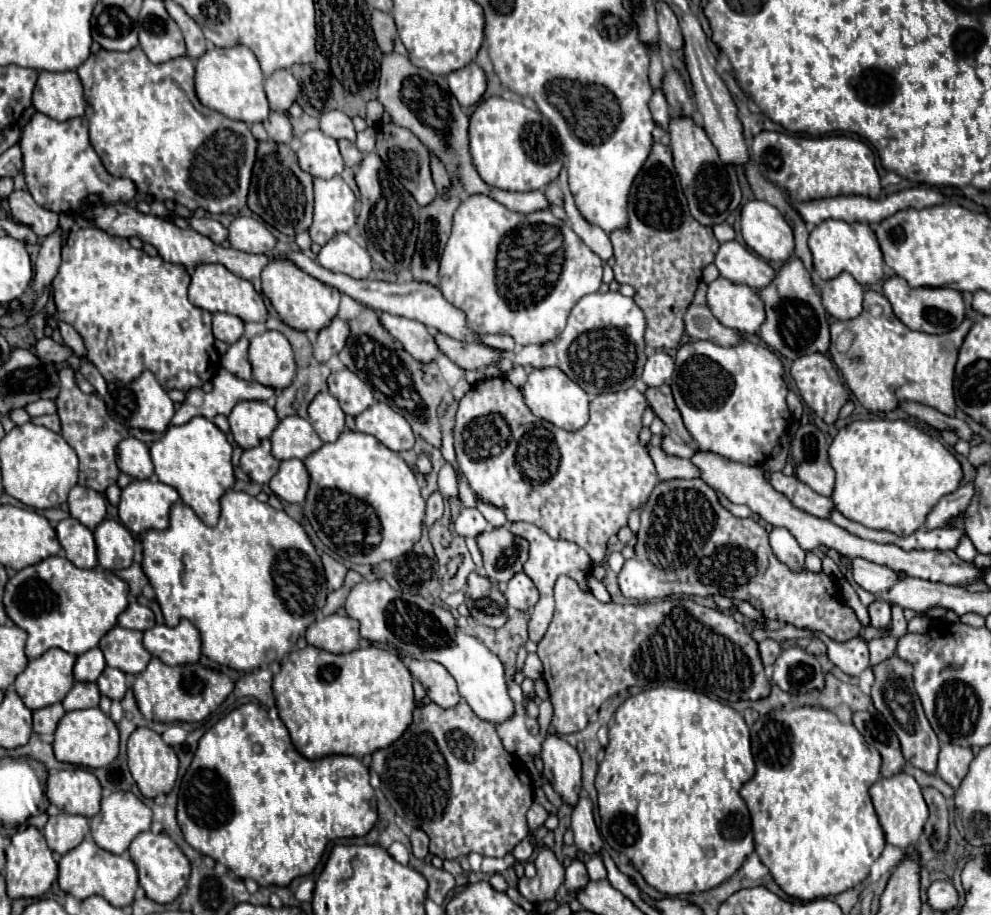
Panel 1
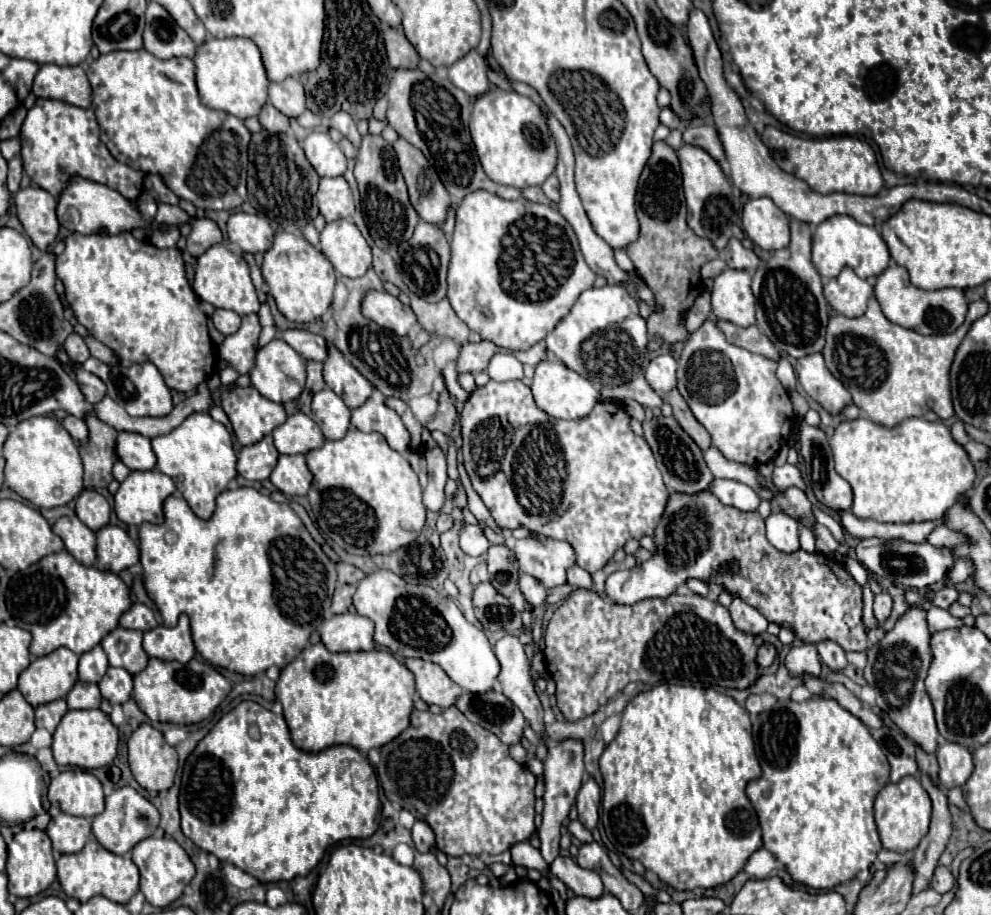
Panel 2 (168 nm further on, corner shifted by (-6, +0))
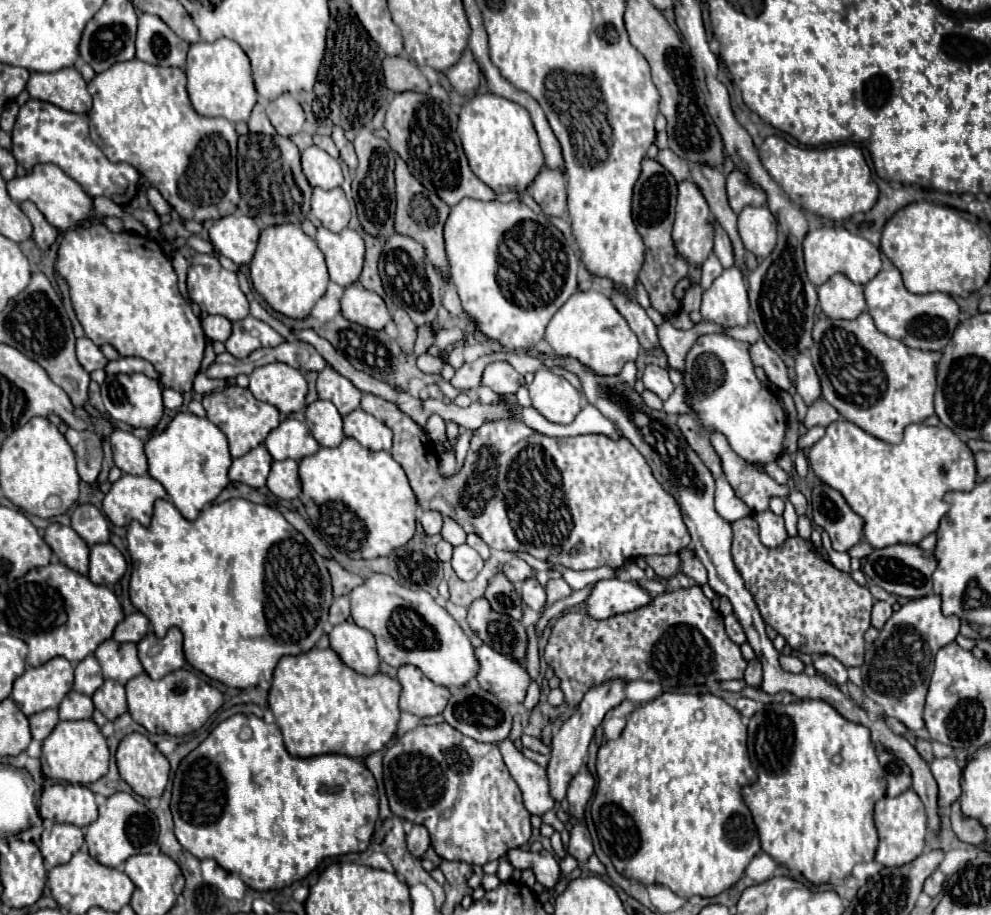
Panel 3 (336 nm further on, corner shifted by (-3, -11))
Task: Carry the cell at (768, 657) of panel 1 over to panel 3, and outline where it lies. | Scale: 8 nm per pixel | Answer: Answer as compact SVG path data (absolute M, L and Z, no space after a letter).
M751 660L749 662L749 666L747 666L747 670L745 670L745 682L749 684L749 686L753 686L753 688L757 688L759 684L761 684L761 676L763 672L761 672L761 662L759 660Z

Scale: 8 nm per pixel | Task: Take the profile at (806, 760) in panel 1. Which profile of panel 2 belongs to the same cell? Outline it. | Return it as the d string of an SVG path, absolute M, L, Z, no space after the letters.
M812 697L804 703L794 703L794 701L778 701L770 711L762 711L756 715L754 723L752 723L752 735L754 735L754 743L756 743L756 757L760 761L762 767L762 775L758 779L752 779L746 787L746 795L750 797L756 813L758 813L758 821L762 827L762 839L764 839L764 847L774 853L774 857L778 861L782 861L788 869L788 873L792 875L794 881L814 887L814 889L832 889L844 881L850 881L858 871L868 869L874 861L878 851L882 849L880 845L880 837L878 837L878 829L874 823L874 813L872 813L872 805L874 799L878 795L878 791L888 783L888 773L890 773L890 765L886 761L886 755L882 753L880 745L874 741L874 737L870 735L868 727L856 719L850 711L846 711L844 707L840 707L836 703L836 699L826 699L826 697Z

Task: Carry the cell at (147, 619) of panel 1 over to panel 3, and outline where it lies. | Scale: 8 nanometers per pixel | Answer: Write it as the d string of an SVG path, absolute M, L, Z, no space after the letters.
M129 614L113 632L113 640L117 642L139 642L141 638L145 638L145 634L149 632L149 620L141 614Z

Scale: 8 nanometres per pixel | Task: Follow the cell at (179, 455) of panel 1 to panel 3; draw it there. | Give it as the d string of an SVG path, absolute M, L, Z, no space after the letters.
M179 412L169 426L145 442L145 454L149 460L149 474L163 484L177 510L195 520L203 506L213 502L229 484L227 472L231 466L231 454L225 434L207 418L199 418L191 412Z

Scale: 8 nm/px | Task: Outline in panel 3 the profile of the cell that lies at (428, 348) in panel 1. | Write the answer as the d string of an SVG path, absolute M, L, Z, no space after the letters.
M359 284L345 288L341 298L341 312L351 322L371 330L383 330L389 322L393 322L383 298Z

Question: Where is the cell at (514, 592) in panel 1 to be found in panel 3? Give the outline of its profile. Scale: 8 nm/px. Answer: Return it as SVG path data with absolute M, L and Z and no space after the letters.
M527 578L527 580L523 582L521 598L523 598L523 602L525 602L531 610L535 610L535 612L539 612L539 610L545 606L545 590L543 590L543 586L541 586L535 578Z

